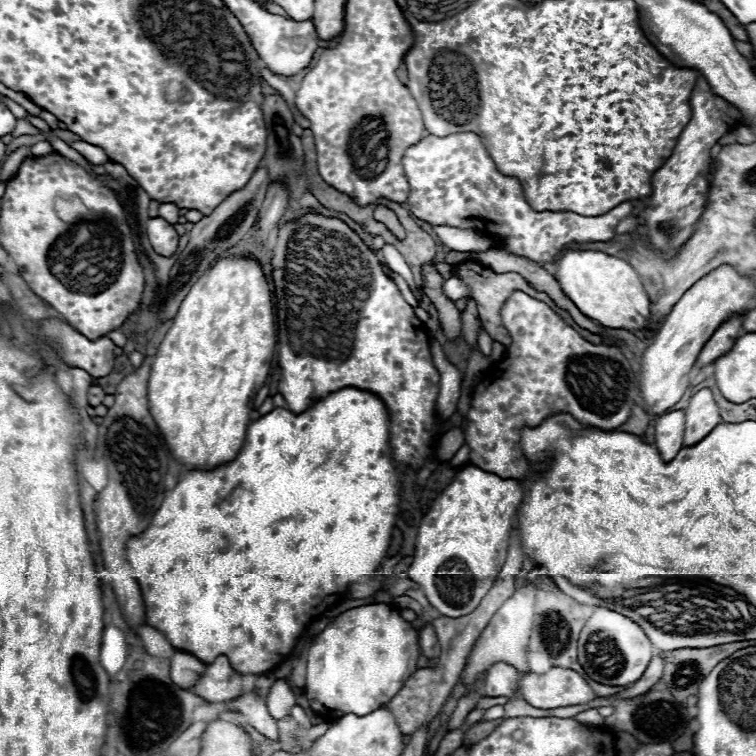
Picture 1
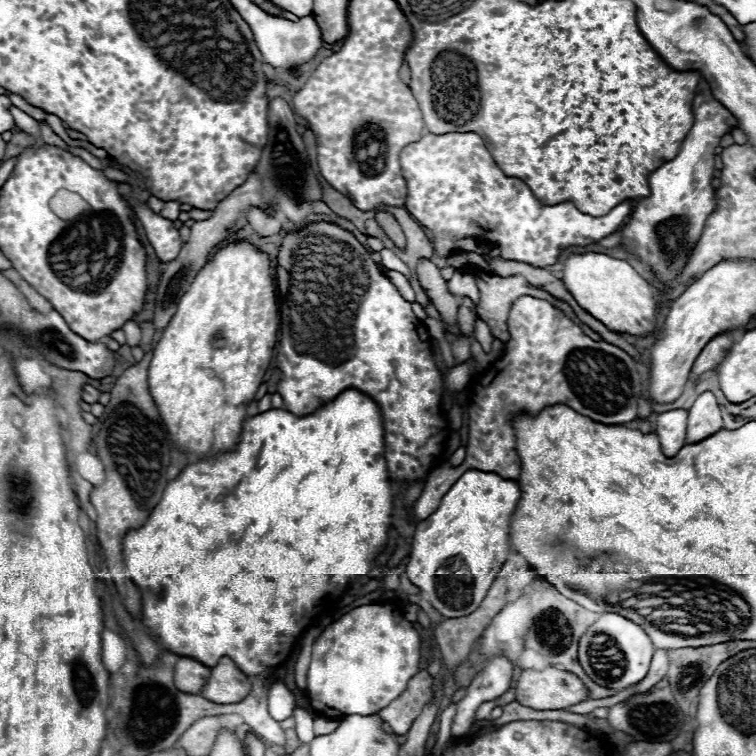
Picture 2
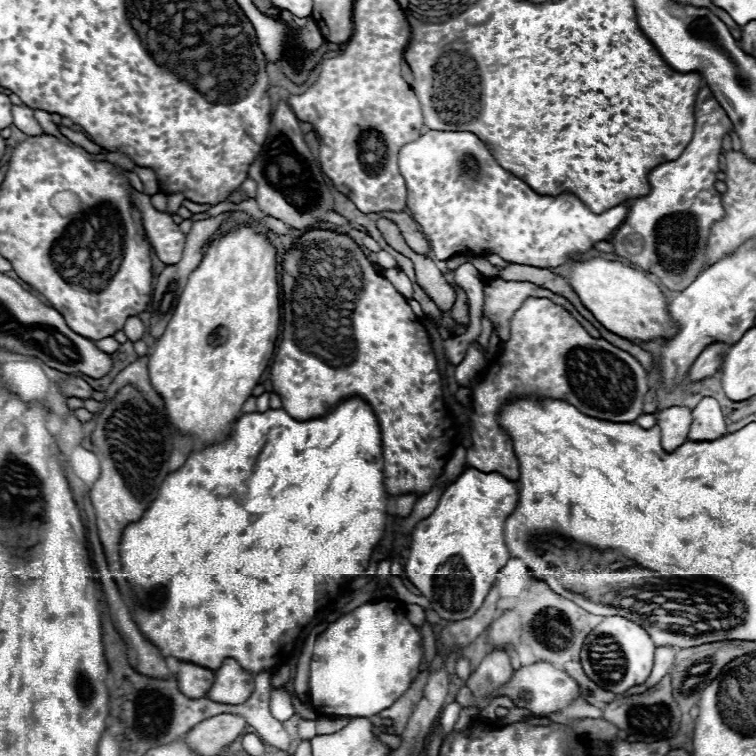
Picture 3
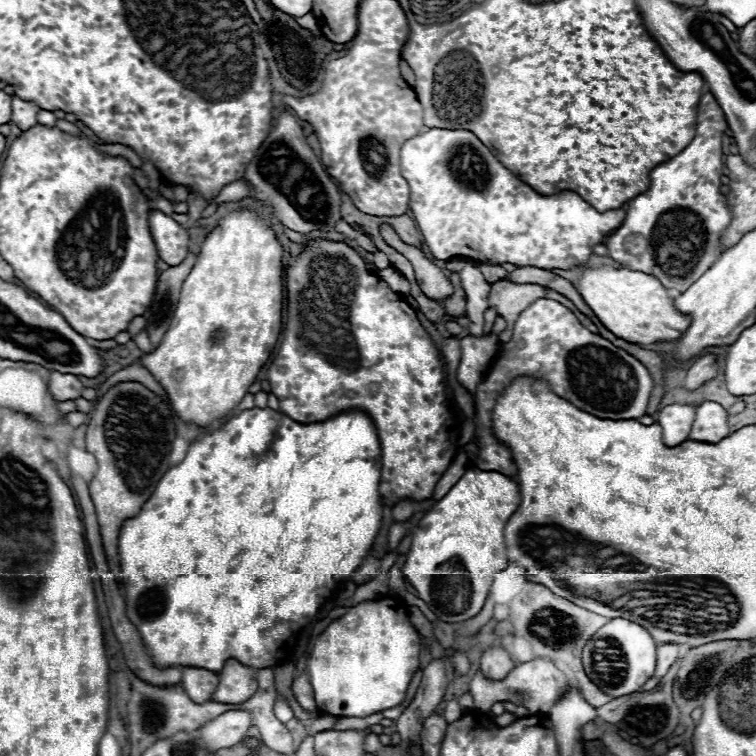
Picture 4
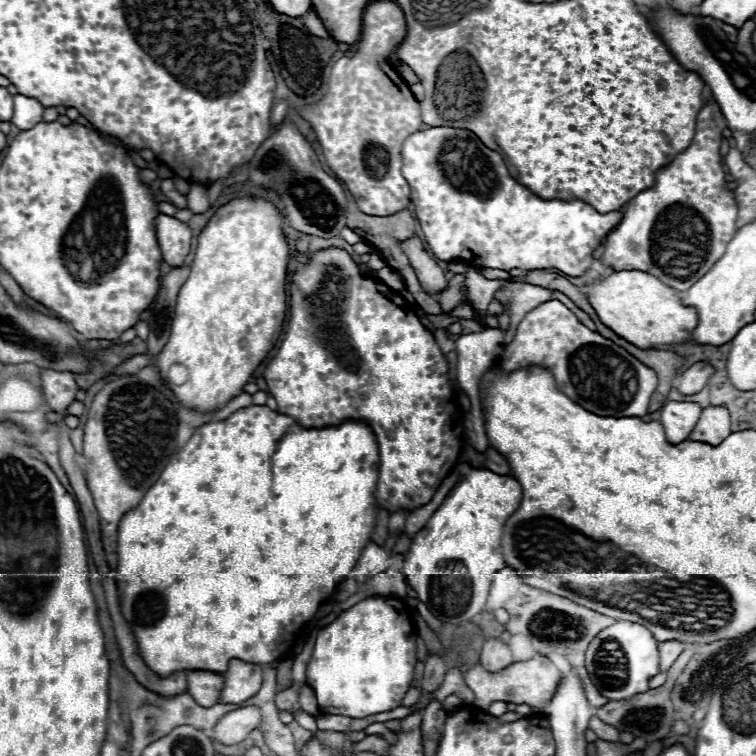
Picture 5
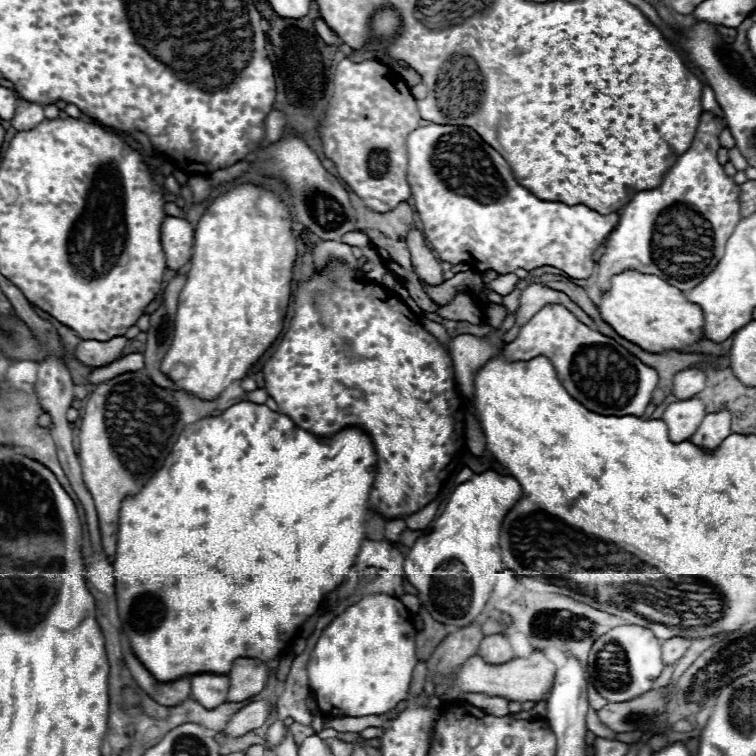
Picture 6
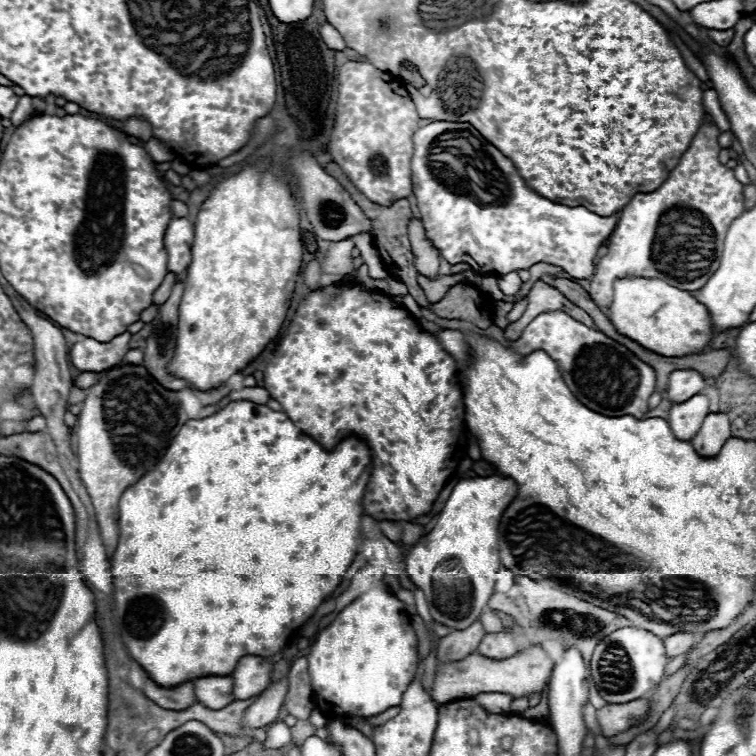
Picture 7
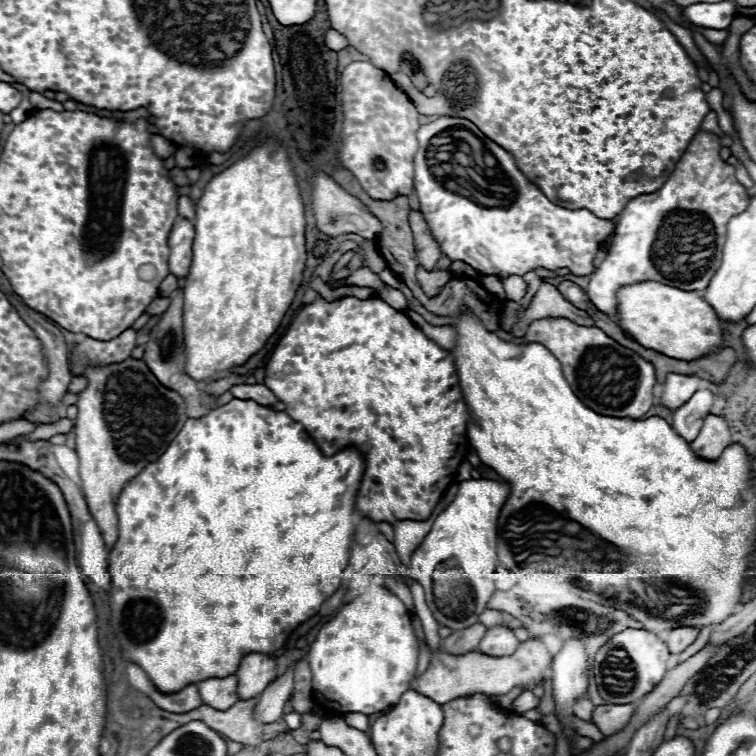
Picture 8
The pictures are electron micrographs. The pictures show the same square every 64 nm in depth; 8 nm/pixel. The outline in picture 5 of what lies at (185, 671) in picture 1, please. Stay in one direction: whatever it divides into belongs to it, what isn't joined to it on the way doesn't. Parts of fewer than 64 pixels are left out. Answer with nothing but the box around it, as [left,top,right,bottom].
[186,670,224,706]

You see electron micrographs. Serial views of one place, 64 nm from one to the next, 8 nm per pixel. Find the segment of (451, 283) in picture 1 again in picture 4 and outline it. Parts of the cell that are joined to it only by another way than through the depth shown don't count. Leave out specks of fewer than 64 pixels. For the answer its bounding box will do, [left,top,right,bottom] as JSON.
[458,260,490,336]

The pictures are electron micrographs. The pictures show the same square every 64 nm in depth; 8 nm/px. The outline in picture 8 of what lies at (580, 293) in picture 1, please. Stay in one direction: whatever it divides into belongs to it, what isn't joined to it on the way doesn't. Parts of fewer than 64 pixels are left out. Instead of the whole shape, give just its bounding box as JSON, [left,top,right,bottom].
[618,282,722,358]

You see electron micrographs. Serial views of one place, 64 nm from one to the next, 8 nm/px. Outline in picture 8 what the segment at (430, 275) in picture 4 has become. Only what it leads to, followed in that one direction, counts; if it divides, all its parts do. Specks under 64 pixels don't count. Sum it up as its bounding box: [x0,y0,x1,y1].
[410,210,442,270]

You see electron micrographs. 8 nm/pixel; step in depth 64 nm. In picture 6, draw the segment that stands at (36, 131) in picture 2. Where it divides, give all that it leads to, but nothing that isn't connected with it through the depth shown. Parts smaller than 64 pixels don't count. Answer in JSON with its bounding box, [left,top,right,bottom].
[10,98,44,130]

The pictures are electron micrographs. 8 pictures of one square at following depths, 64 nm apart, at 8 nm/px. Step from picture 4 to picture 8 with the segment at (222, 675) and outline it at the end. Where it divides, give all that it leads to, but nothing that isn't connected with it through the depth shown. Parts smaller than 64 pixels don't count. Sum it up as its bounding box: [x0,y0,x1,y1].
[236,654,276,700]

